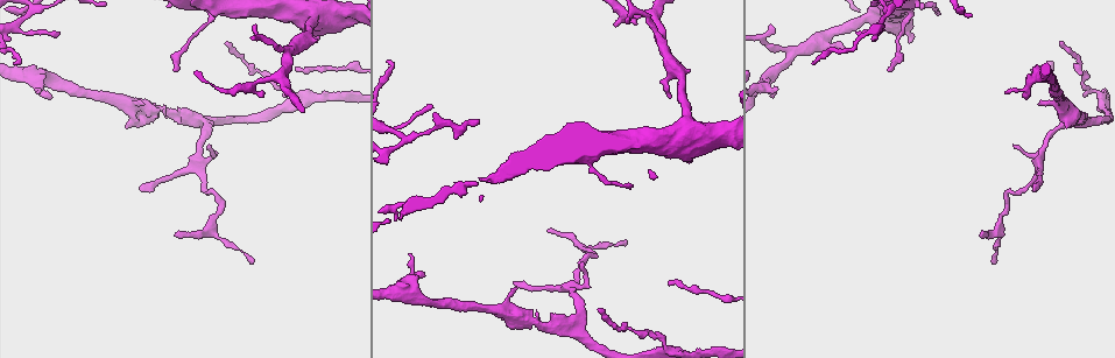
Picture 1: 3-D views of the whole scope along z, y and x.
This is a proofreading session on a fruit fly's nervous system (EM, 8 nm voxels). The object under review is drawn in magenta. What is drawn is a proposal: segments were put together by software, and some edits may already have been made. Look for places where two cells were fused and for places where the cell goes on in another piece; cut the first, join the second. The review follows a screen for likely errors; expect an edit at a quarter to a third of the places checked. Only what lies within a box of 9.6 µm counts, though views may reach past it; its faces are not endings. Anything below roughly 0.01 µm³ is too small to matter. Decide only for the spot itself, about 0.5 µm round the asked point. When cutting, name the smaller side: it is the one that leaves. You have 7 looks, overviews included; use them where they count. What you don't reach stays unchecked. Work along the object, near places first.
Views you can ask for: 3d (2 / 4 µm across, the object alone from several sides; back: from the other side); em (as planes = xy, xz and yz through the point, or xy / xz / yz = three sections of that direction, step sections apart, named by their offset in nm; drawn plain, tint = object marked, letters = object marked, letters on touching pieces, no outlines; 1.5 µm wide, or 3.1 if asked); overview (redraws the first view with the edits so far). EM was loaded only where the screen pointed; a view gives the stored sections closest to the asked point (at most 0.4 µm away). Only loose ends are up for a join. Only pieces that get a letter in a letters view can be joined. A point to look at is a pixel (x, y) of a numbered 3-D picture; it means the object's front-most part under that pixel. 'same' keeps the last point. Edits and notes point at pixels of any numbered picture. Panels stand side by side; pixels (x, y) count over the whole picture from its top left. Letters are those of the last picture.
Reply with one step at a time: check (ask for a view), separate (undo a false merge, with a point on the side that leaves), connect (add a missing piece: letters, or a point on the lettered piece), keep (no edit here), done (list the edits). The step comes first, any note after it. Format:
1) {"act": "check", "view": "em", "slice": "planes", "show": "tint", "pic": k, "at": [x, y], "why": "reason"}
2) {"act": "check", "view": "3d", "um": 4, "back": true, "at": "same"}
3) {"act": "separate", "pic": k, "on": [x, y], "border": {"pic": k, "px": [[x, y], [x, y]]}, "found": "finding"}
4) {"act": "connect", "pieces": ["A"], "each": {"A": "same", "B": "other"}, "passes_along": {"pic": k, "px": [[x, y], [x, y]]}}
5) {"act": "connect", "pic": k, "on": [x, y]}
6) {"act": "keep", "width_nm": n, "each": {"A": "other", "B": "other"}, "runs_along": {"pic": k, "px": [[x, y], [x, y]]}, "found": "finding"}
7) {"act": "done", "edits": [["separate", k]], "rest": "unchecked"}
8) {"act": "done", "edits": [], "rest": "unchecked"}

{"act": "check", "view": "3d", "um": 4, "back": true, "pic": 1, "at": [909, 42], "why": "thick end"}

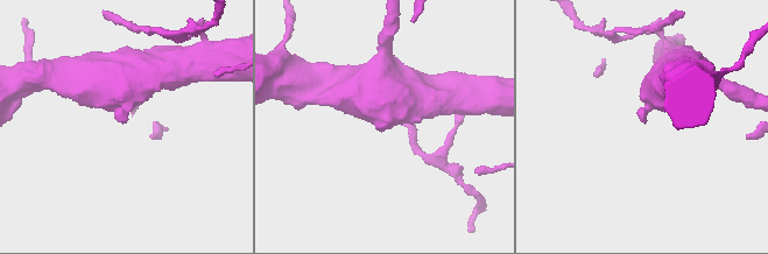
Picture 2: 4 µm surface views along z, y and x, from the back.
{"act": "check", "view": "em", "slice": "planes", "show": "tint", "pic": 2, "at": [385, 124], "why": "now the EM"}

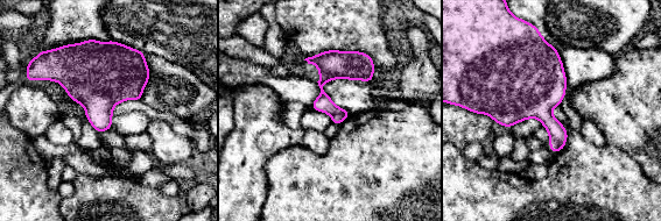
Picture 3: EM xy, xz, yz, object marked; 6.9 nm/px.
{"act": "check", "view": "em", "slice": "planes", "show": "letters", "at": "same"}

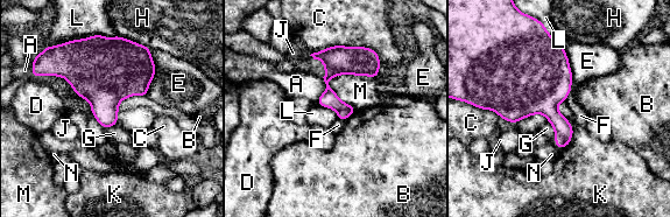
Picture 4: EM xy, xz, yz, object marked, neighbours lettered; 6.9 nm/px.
{"act": "keep", "longest_contact_nm": ["C", 500], "each": {"A": "other", "B": "other", "C": "other", "D": "other", "E": "other", "F": "other", "G": "other", "H": "other", "J": "other", "K": "other", "L": "other", "M": "other", "N": "other"}, "border": {"pic": 4, "px": [[115, 35], [90, 35], [61, 44]]}, "found": "none of them fits"}

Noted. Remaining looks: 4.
{"act": "check", "view": "em", "slice": "planes", "show": "letters", "pic": 1, "at": [251, 261], "why": "branch stops here"}

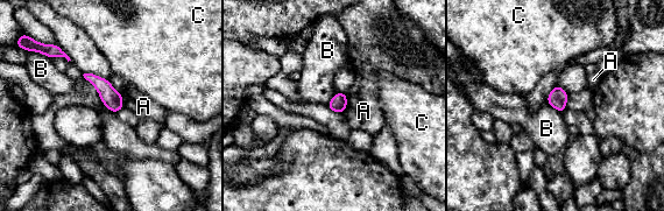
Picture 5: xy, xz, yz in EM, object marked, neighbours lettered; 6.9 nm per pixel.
{"act": "keep", "width_nm": 120, "each": {"A": "other", "B": "other", "C": "other"}, "found": "none of them fits"}

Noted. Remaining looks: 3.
{"act": "check", "view": "3d", "um": 2, "pic": 1, "at": [549, 229], "why": "an open end"}

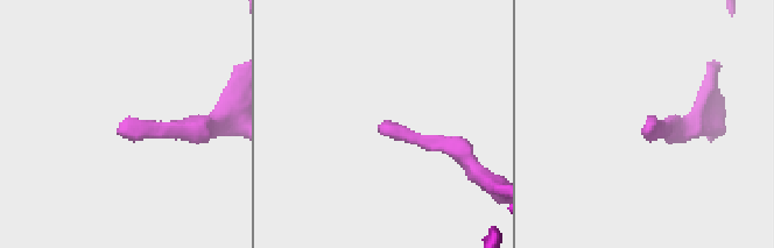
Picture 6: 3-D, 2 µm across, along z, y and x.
{"act": "check", "view": "em", "slice": "planes", "show": "letters", "pic": 6, "at": [378, 131], "why": "shape alone is not enough"}

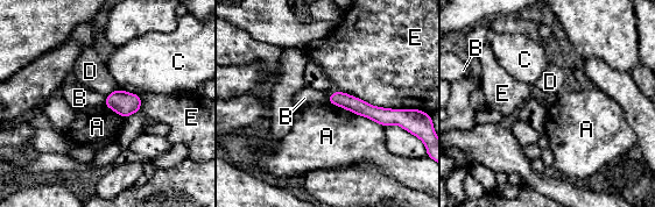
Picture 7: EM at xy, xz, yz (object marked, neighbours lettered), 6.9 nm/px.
{"act": "keep", "longest_contact_nm": ["E", 500], "each": {"A": "other", "B": "other", "C": "other", "D": "other", "E": "other"}, "found": "none of them fits"}

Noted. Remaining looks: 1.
{"act": "done", "edits": [], "rest": "unchecked"}

